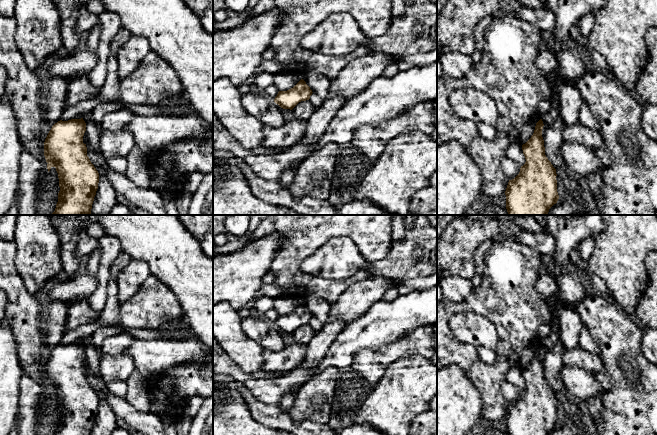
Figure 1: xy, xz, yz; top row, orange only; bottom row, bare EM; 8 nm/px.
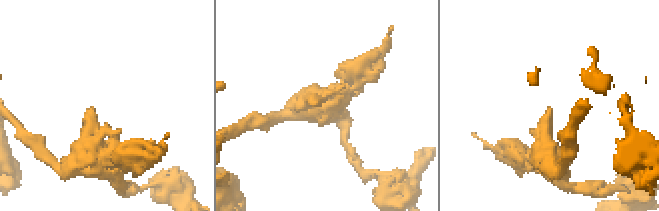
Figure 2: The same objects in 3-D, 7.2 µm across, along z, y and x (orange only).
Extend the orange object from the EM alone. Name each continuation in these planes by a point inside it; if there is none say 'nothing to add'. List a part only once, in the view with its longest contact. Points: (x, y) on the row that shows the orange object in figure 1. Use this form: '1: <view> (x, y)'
nothing to add

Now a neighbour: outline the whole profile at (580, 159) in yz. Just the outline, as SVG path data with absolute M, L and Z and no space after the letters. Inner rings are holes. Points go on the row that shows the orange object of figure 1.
M565 141L561 146L561 154L566 166L583 177L594 172L601 173L605 168L592 149L576 142Z

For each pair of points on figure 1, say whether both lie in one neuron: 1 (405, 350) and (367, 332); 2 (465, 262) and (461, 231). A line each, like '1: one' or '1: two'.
1: two
2: one

